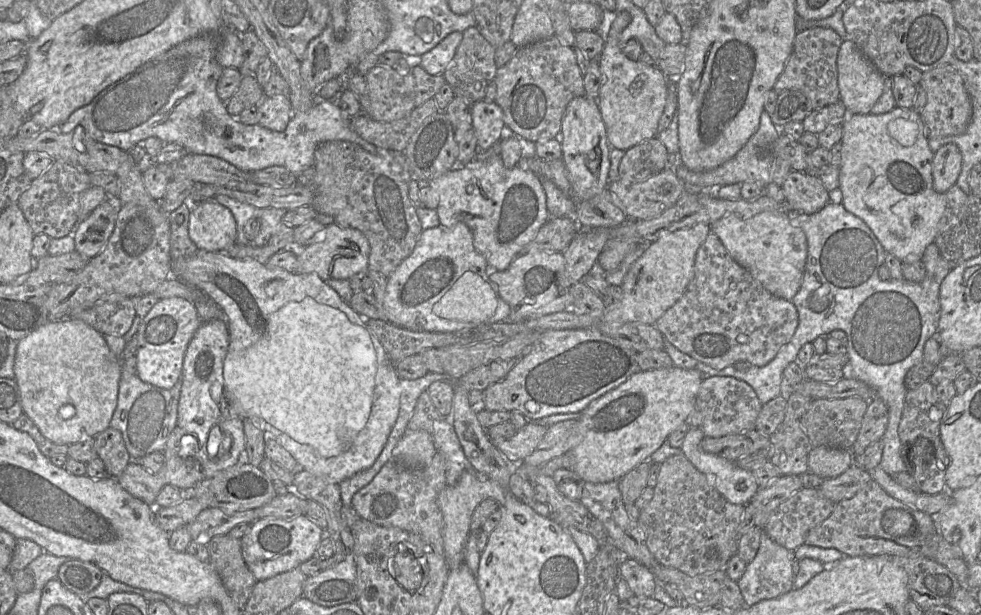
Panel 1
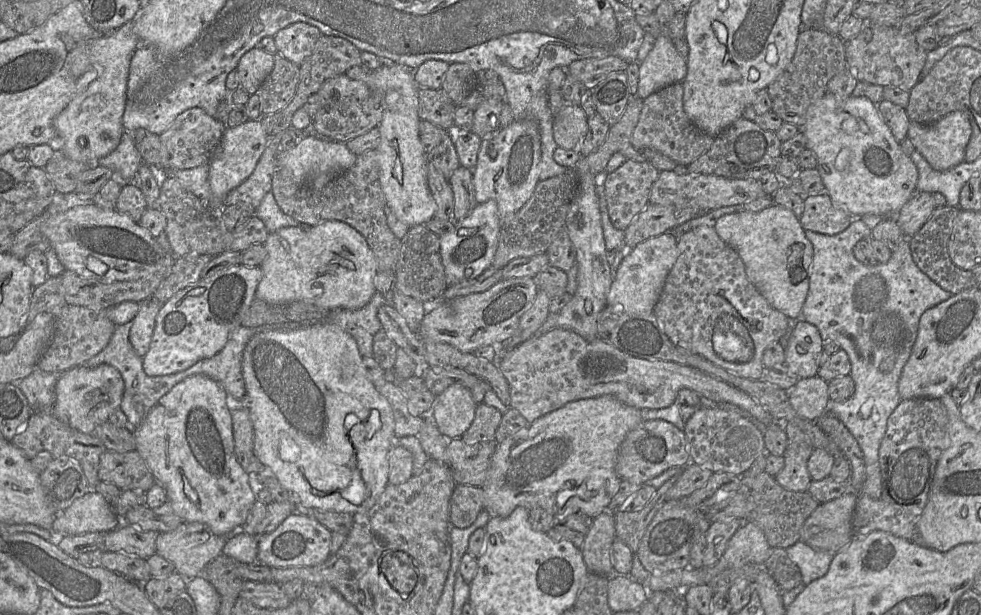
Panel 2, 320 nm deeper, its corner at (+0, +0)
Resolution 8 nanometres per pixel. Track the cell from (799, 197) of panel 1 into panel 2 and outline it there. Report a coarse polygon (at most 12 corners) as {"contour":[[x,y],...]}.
{"contour":[[825,191],[803,198],[805,231],[836,235],[855,218]]}

